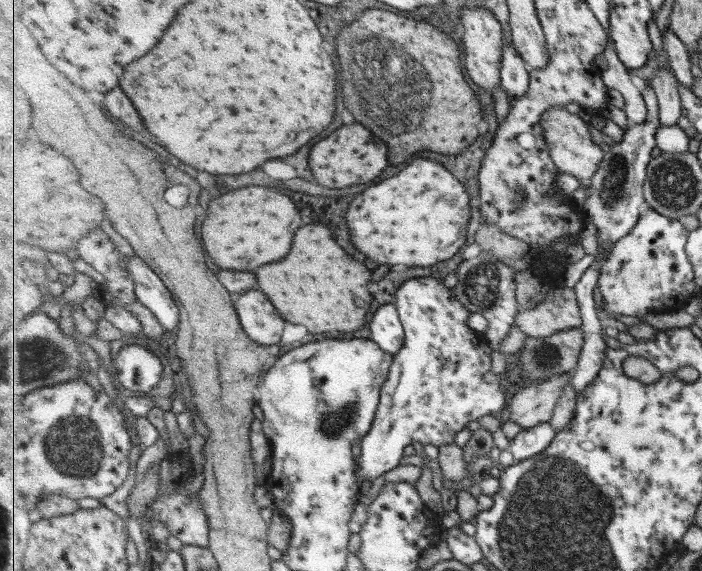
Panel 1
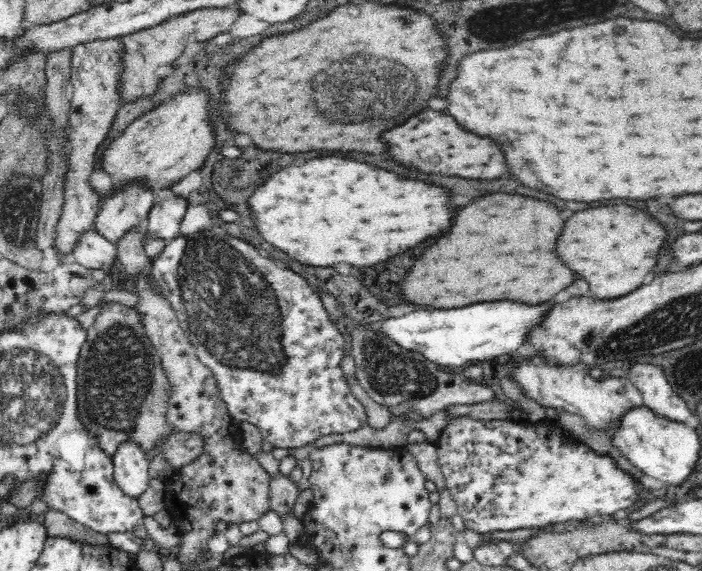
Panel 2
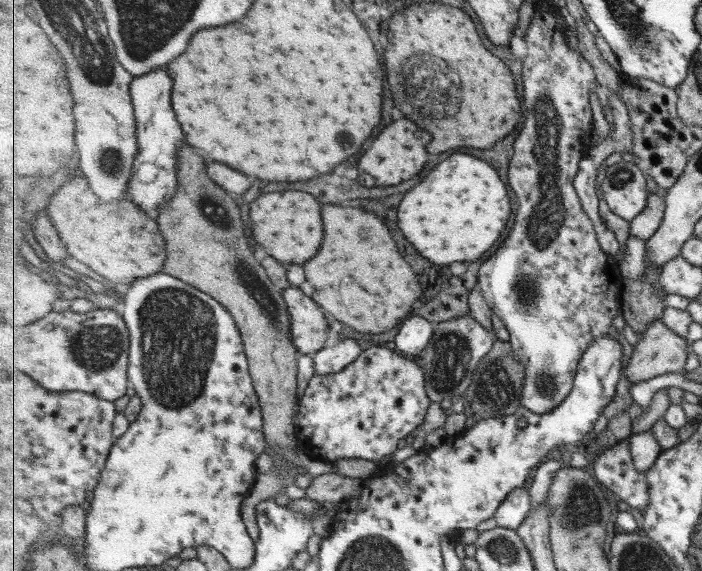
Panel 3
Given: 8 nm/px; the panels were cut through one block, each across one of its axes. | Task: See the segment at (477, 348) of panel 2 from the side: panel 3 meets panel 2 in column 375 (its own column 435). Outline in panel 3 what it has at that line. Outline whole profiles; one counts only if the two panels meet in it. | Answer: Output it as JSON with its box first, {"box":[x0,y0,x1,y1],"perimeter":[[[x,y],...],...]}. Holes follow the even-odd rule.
{"box":[394,316,436,356],"perimeter":[[[415,316],[401,326],[401,330],[395,334],[394,344],[401,354],[417,356],[434,338],[435,328],[436,324],[433,322],[429,322],[421,316]]]}

